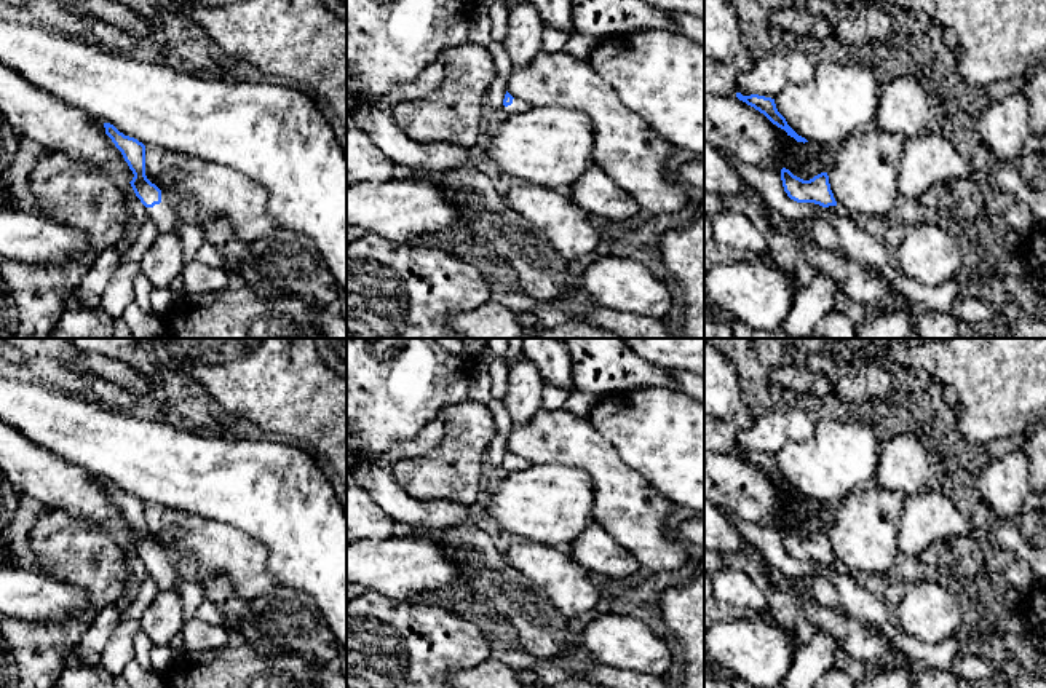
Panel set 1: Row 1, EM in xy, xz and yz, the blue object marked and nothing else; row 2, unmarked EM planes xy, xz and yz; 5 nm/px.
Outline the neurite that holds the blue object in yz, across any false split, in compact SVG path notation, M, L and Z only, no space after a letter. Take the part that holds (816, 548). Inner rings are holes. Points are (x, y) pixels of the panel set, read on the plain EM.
M781 527L781 538L787 554L797 560L814 560L840 573L843 568L837 562L830 548L827 530L821 530L810 538L794 533L789 527Z

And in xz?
M506 449L500 471L503 474L509 474L509 473L524 471L529 466L530 463L525 458L516 457Z

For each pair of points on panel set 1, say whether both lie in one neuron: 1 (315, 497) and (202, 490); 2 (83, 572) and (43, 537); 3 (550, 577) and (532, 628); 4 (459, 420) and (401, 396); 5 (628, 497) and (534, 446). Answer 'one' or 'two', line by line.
1: one
2: one
3: two
4: two
5: one

